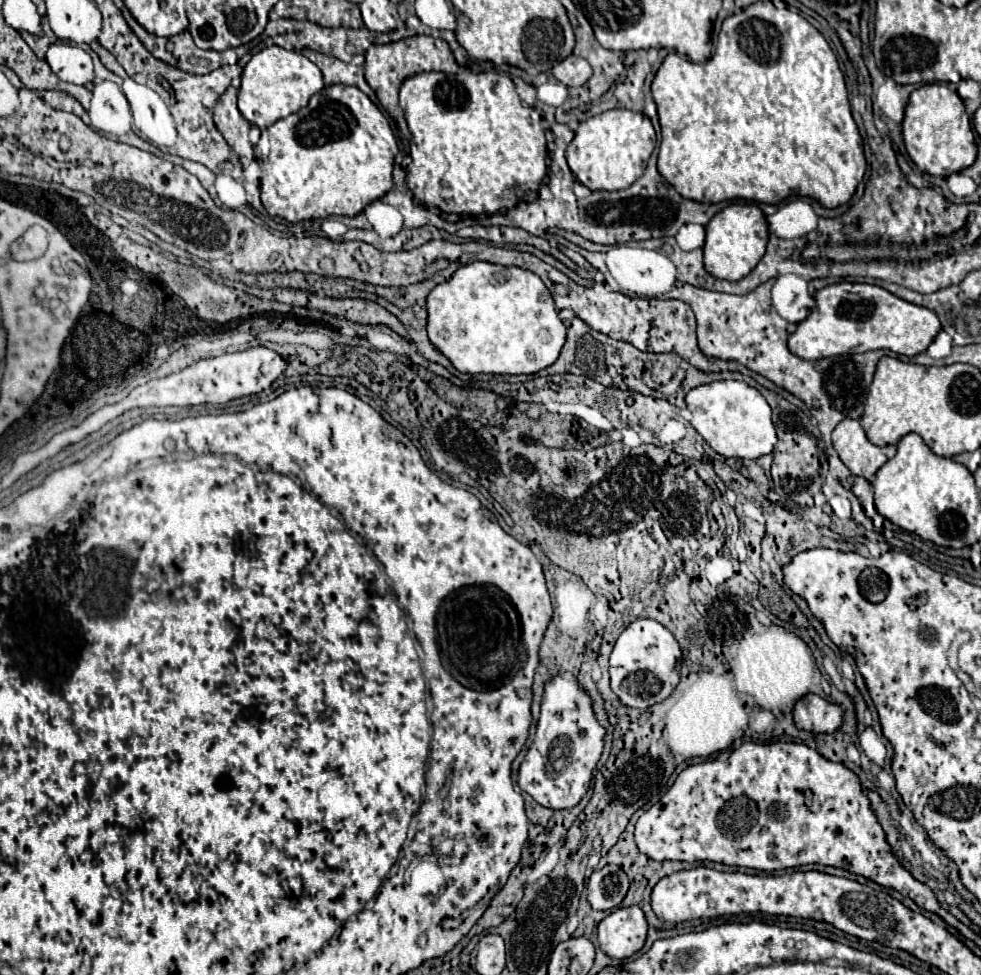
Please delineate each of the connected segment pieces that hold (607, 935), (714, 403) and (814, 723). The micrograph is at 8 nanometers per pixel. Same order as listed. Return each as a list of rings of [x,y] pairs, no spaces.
[[[619,907],[597,925],[597,941],[605,955],[613,959],[631,957],[647,937],[647,921],[641,907]]]
[[[715,381],[711,385],[691,389],[685,401],[687,409],[691,411],[691,425],[719,455],[735,459],[757,459],[773,451],[777,435],[771,423],[771,407],[751,385],[743,381]]]
[[[805,695],[793,705],[793,719],[797,729],[811,733],[833,733],[841,727],[843,709],[819,695]]]

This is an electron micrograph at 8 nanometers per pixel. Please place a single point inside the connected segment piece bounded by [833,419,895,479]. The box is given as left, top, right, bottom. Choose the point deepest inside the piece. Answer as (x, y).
(863, 458)

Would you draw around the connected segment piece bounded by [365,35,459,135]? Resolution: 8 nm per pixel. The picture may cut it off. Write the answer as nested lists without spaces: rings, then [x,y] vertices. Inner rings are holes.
[[[415,35],[409,39],[401,39],[397,43],[387,43],[387,45],[373,45],[365,53],[365,81],[375,91],[377,99],[385,107],[385,111],[395,119],[397,129],[403,135],[409,135],[409,131],[407,131],[405,119],[401,115],[401,107],[397,105],[397,93],[399,93],[401,83],[407,77],[423,73],[423,71],[443,71],[443,73],[451,75],[455,74],[458,68],[459,65],[455,63],[449,45],[441,39],[433,39],[427,35]]]

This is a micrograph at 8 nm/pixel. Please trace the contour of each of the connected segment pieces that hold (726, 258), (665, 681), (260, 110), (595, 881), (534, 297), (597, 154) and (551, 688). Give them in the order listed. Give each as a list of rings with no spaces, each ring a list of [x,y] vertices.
[[[733,202],[725,209],[721,209],[705,225],[705,245],[703,245],[705,269],[717,279],[727,279],[727,281],[743,279],[765,255],[767,239],[769,239],[767,221],[765,221],[765,215],[761,213],[758,205]]]
[[[653,619],[633,621],[615,641],[609,657],[611,691],[625,707],[651,707],[671,695],[679,683],[679,659],[681,649],[677,639]]]
[[[271,45],[259,53],[255,53],[243,69],[241,87],[237,95],[237,107],[241,115],[259,129],[269,127],[271,123],[303,109],[307,101],[323,89],[321,71],[315,63],[311,63],[305,55],[287,51],[283,47]]]
[[[605,865],[599,871],[593,871],[587,883],[587,899],[593,909],[609,911],[619,907],[627,895],[629,879],[617,865]]]
[[[473,261],[427,295],[427,335],[461,373],[529,375],[555,363],[567,331],[549,289],[535,273]]]
[[[611,109],[601,115],[589,117],[575,131],[565,157],[579,183],[591,191],[621,191],[639,179],[647,167],[647,161],[655,149],[657,137],[647,115]]]
[[[553,677],[545,685],[539,727],[525,761],[519,767],[519,787],[539,805],[549,809],[571,809],[587,793],[593,769],[603,751],[605,729],[597,723],[589,695],[571,677]]]

